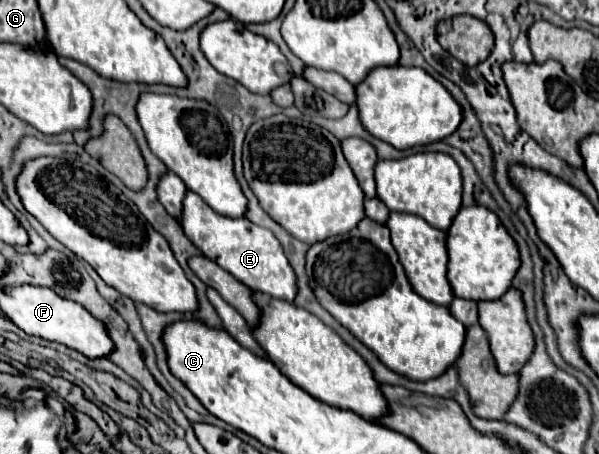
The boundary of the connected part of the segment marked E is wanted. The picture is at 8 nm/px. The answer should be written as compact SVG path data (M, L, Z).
M186 192L182 202L180 226L190 242L210 260L214 260L220 268L230 272L236 280L246 284L252 290L270 294L280 300L292 302L296 296L296 276L282 252L282 246L274 238L274 234L266 228L252 224L246 218L228 218L216 214L200 196L194 192Z

